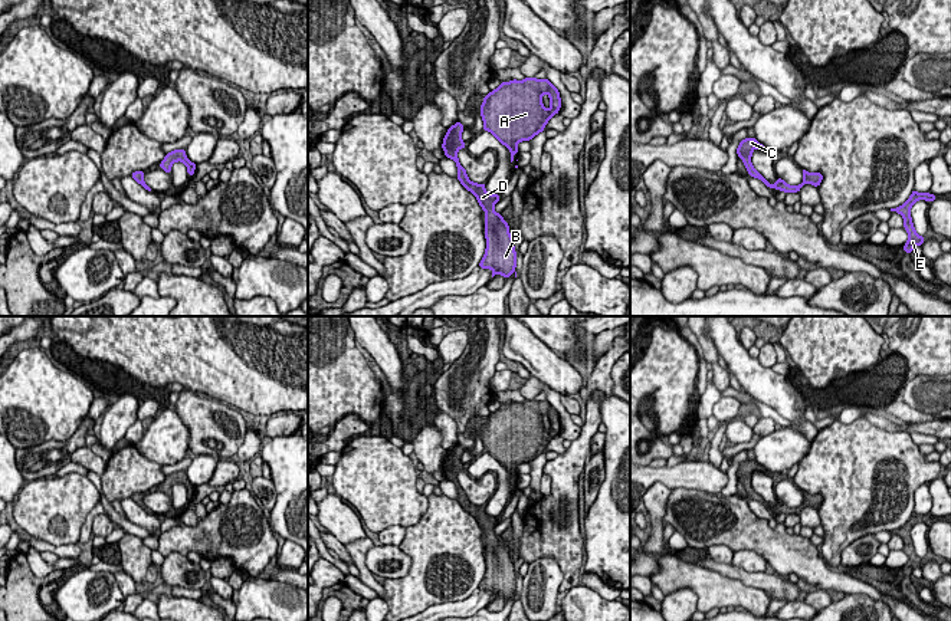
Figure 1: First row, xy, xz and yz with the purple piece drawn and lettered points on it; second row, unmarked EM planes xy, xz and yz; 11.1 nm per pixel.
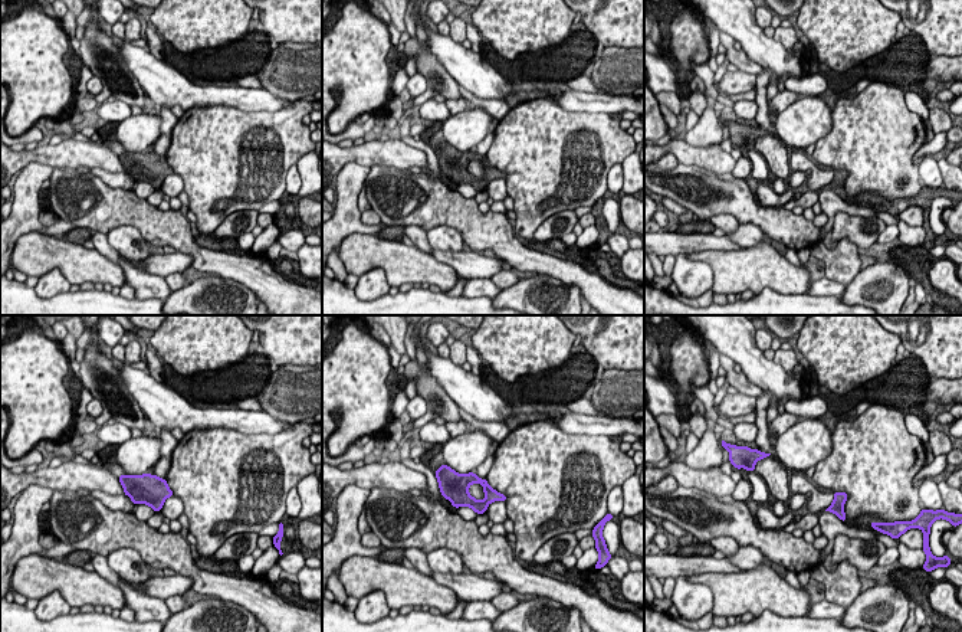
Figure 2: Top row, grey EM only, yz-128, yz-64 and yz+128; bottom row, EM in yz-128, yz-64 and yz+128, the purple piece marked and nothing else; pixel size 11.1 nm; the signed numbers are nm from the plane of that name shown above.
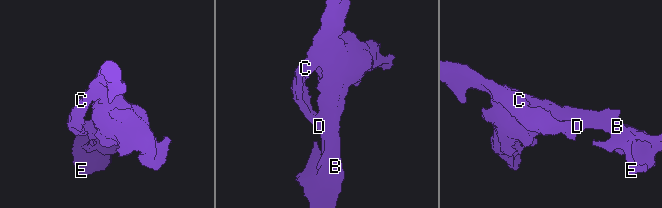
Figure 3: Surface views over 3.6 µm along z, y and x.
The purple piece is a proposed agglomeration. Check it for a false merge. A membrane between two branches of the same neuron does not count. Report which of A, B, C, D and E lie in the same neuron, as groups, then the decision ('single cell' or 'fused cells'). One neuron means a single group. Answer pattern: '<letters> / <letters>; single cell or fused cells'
A B C D E; single cell

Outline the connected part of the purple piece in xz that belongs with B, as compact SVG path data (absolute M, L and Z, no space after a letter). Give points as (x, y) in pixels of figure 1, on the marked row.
M458 121L455 125L447 128L447 132L443 138L442 148L446 158L450 158L456 162L458 167L458 180L460 184L470 191L479 201L481 208L485 211L485 239L486 249L485 254L479 263L481 269L491 269L492 277L495 275L502 275L505 279L515 273L517 277L517 252L514 246L514 239L509 233L509 226L501 216L493 210L495 204L499 201L501 194L491 194L485 190L486 183L478 184L472 183L468 178L466 170L460 165L458 158L458 151L466 148L466 144L462 141L462 131L465 126Z

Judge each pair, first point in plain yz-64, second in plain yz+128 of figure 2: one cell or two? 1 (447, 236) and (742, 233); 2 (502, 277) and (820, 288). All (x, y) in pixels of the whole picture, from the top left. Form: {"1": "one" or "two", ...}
{"1": "one", "2": "two"}

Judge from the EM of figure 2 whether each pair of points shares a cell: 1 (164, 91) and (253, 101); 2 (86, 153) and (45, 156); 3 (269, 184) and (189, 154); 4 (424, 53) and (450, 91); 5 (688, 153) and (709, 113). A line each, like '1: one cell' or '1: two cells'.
1: one cell
2: one cell
3: one cell
4: one cell
5: two cells

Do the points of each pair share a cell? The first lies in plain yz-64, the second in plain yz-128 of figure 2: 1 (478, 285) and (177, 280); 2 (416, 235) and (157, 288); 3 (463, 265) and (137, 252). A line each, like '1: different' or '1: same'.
1: different
2: same
3: different

